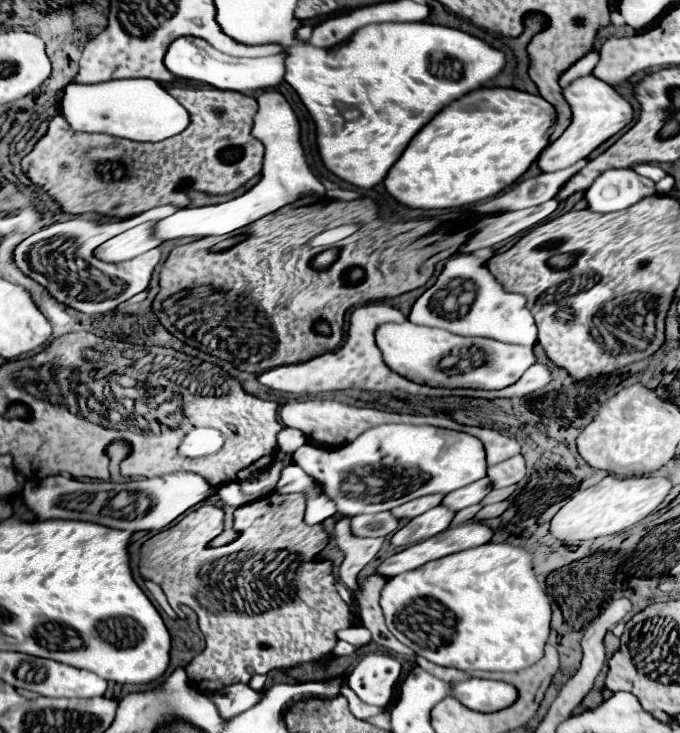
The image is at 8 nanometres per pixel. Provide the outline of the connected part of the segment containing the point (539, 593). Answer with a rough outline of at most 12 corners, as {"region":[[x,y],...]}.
{"region":[[509,543],[385,583],[387,629],[435,665],[543,657],[549,597]]}

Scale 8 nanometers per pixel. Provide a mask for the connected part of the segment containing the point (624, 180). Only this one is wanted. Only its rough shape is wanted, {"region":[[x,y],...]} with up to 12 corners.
{"region":[[609,169],[585,191],[589,209],[627,209],[655,193],[633,169]]}

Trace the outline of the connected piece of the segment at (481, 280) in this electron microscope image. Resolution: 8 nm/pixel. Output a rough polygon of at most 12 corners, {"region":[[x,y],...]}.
{"region":[[451,257],[409,321],[535,345],[519,293],[485,261]]}

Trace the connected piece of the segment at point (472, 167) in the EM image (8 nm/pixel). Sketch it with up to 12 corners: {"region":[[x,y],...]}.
{"region":[[481,87],[409,141],[385,187],[413,209],[513,185],[549,143],[541,95]]}

